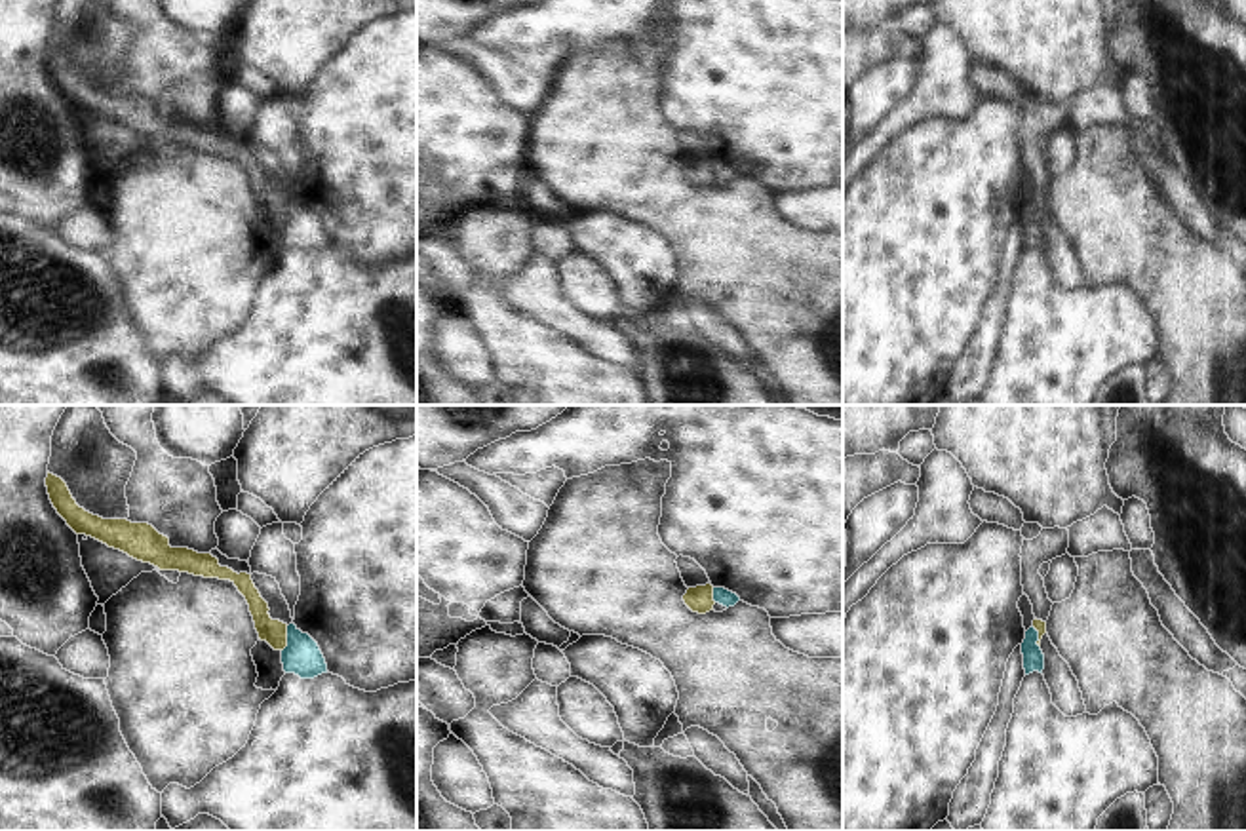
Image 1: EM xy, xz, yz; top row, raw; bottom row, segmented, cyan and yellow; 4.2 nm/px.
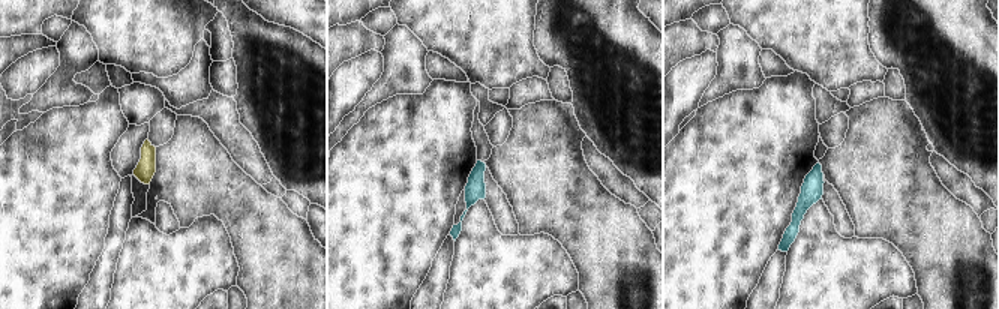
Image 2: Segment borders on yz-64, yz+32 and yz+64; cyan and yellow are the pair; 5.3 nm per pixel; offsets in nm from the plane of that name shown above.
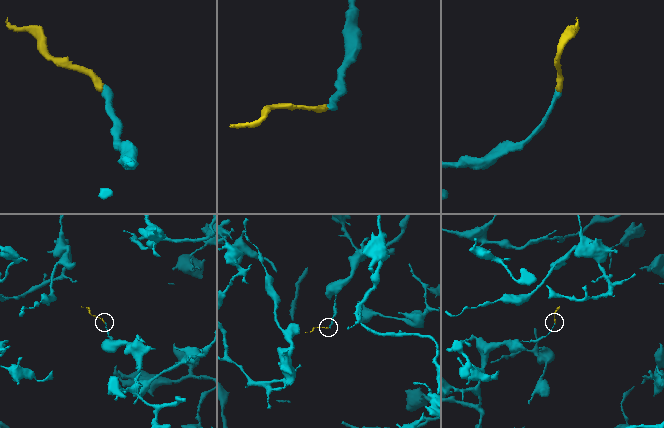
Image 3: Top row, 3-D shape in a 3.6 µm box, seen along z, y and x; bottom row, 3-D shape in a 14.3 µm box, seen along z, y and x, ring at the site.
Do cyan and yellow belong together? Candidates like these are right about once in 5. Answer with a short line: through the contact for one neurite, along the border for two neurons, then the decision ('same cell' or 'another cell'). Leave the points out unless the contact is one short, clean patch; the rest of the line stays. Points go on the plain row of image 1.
line xy (288, 200), (288, 219), (282, 225); another cell

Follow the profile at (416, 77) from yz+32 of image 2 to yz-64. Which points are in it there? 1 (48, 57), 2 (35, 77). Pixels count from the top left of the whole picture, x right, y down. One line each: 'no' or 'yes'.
1: no
2: no

